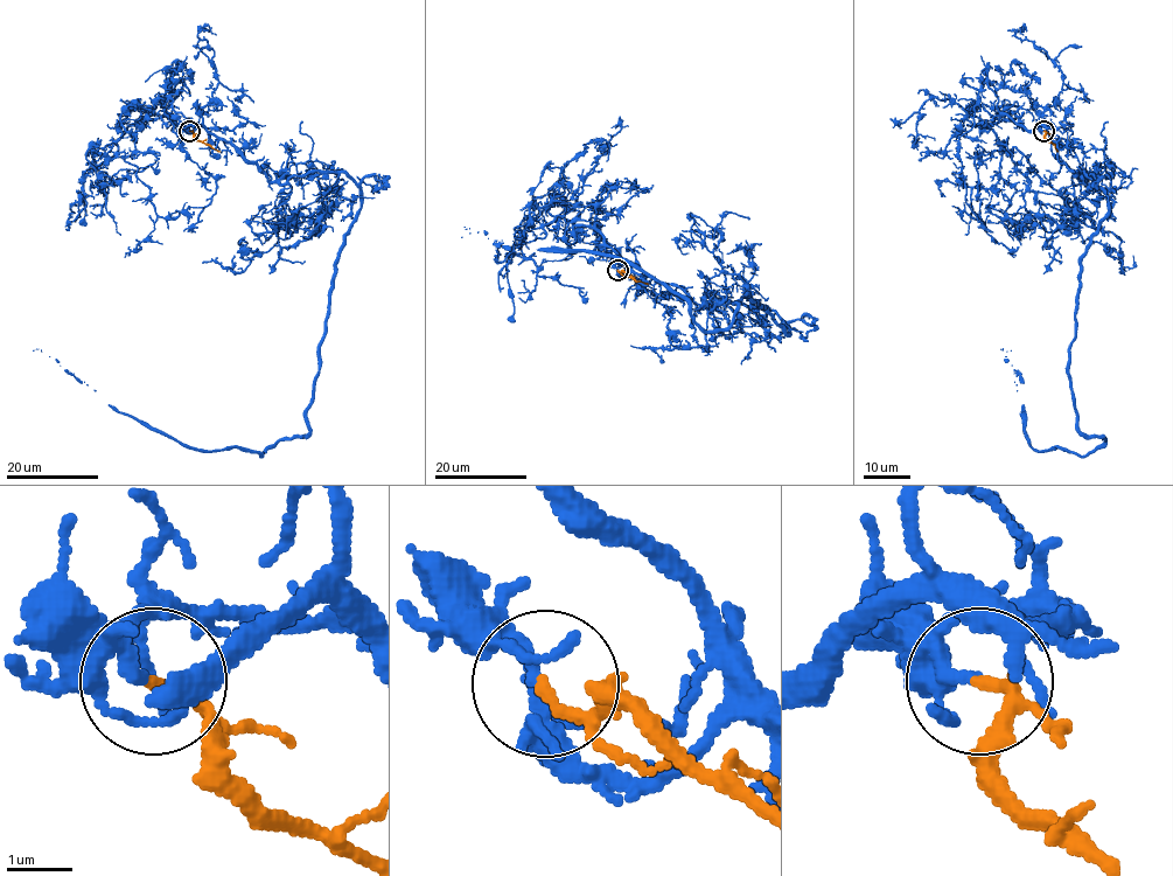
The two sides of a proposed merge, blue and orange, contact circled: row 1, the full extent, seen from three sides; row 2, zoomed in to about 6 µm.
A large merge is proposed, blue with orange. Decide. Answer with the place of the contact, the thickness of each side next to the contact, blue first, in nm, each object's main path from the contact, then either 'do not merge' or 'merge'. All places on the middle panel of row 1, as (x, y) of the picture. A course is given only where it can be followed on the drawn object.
at (618, 270); 200 nm thick on the blue side, 140 nm on the other; blue runs (618, 270), (676, 284), (699, 307), (772, 310), (788, 332), (748, 296), (705, 331), (634, 265), (461, 237); orange runs (618, 270), (648, 284); do not merge

